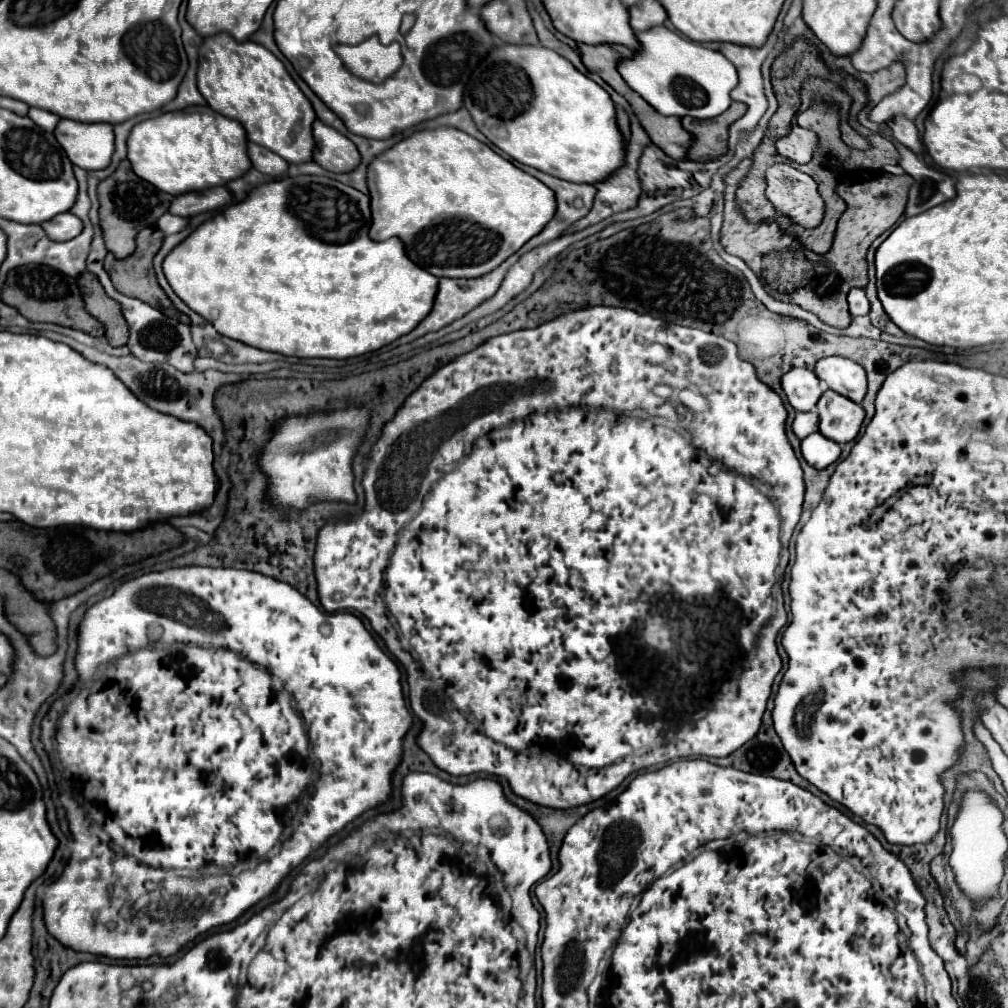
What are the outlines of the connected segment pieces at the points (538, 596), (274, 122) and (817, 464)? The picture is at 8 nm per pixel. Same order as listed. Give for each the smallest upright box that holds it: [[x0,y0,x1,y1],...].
[[315,307,805,809],[197,33,317,163],[801,433,841,469]]

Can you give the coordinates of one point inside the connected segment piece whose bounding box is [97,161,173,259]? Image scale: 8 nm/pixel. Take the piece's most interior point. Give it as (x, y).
(127, 204)

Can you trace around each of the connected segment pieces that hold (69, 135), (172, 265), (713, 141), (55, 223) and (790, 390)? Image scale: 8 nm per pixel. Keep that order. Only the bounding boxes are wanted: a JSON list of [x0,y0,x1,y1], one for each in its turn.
[[55,119,113,171],[163,175,437,359],[683,101,747,161],[41,213,81,241],[781,369,823,411]]

